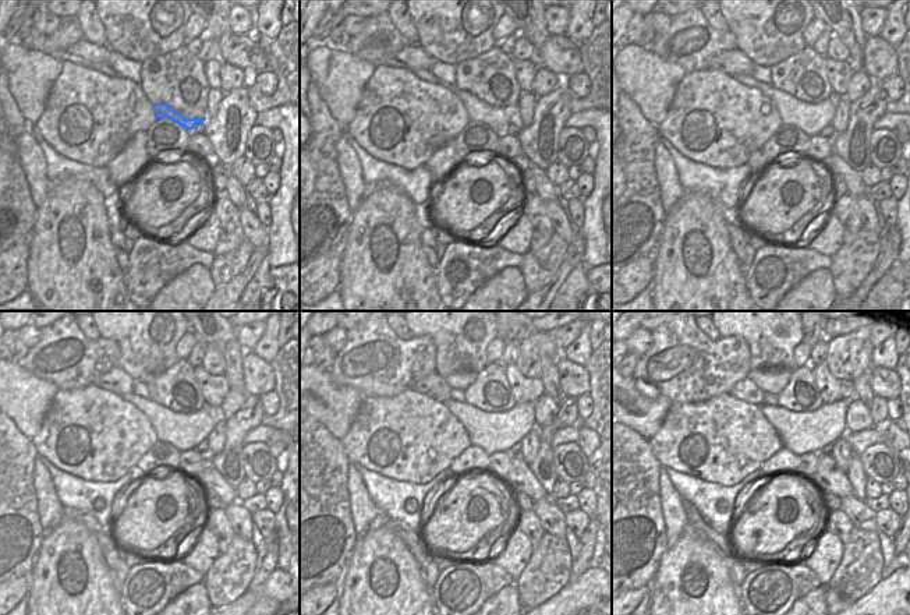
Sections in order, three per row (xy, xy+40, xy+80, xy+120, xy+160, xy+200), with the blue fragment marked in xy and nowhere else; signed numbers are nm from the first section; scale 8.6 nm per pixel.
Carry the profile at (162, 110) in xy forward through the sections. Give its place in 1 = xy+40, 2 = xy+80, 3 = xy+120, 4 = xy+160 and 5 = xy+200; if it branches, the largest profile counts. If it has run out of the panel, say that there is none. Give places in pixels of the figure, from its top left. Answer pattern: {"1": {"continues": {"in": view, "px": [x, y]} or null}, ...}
{"1": {"continues": {"in": "xy+40", "px": [498, 119]}}, "2": {"continues": {"in": "xy+80", "px": [810, 117]}}, "3": {"continues": {"in": "xy+120", "px": [184, 431]}}, "4": {"continues": {"in": "xy+160", "px": [492, 431]}}, "5": {"continues": {"in": "xy+200", "px": [801, 433]}}}

